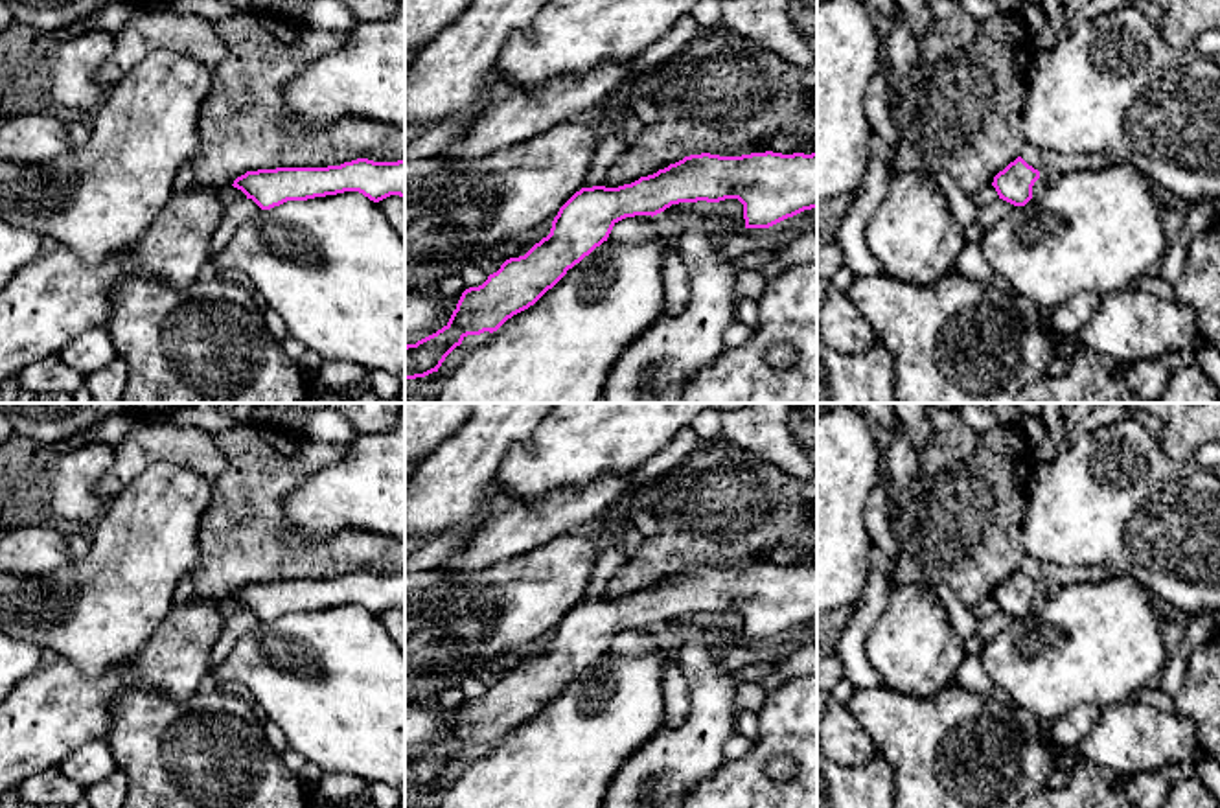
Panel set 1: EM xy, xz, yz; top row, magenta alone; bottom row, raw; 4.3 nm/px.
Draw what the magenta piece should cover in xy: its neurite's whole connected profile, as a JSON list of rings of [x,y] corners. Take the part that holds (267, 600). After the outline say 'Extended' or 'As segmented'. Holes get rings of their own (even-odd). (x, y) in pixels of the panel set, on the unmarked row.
[[[357,571],[328,580],[258,582],[237,589],[232,598],[261,622],[270,622],[287,613],[307,613],[344,604],[359,604],[374,615],[390,607],[405,611],[405,572]]]. As segmented

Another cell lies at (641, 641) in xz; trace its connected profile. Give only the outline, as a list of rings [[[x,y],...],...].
[[[635,628],[626,629],[615,635],[607,653],[609,655],[626,655],[626,657],[642,657],[655,652],[664,652],[657,641],[657,635],[651,628]]]

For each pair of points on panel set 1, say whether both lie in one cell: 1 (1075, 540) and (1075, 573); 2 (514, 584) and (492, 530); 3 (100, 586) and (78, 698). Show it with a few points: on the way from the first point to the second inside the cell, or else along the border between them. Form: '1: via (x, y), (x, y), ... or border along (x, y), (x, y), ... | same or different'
1: border along (1042, 560), (1060, 565), (1112, 565), (1117, 571) | different
2: border along (545, 543), (484, 569), (462, 571) | different
3: border along (57, 656), (85, 674), (126, 663) | different

